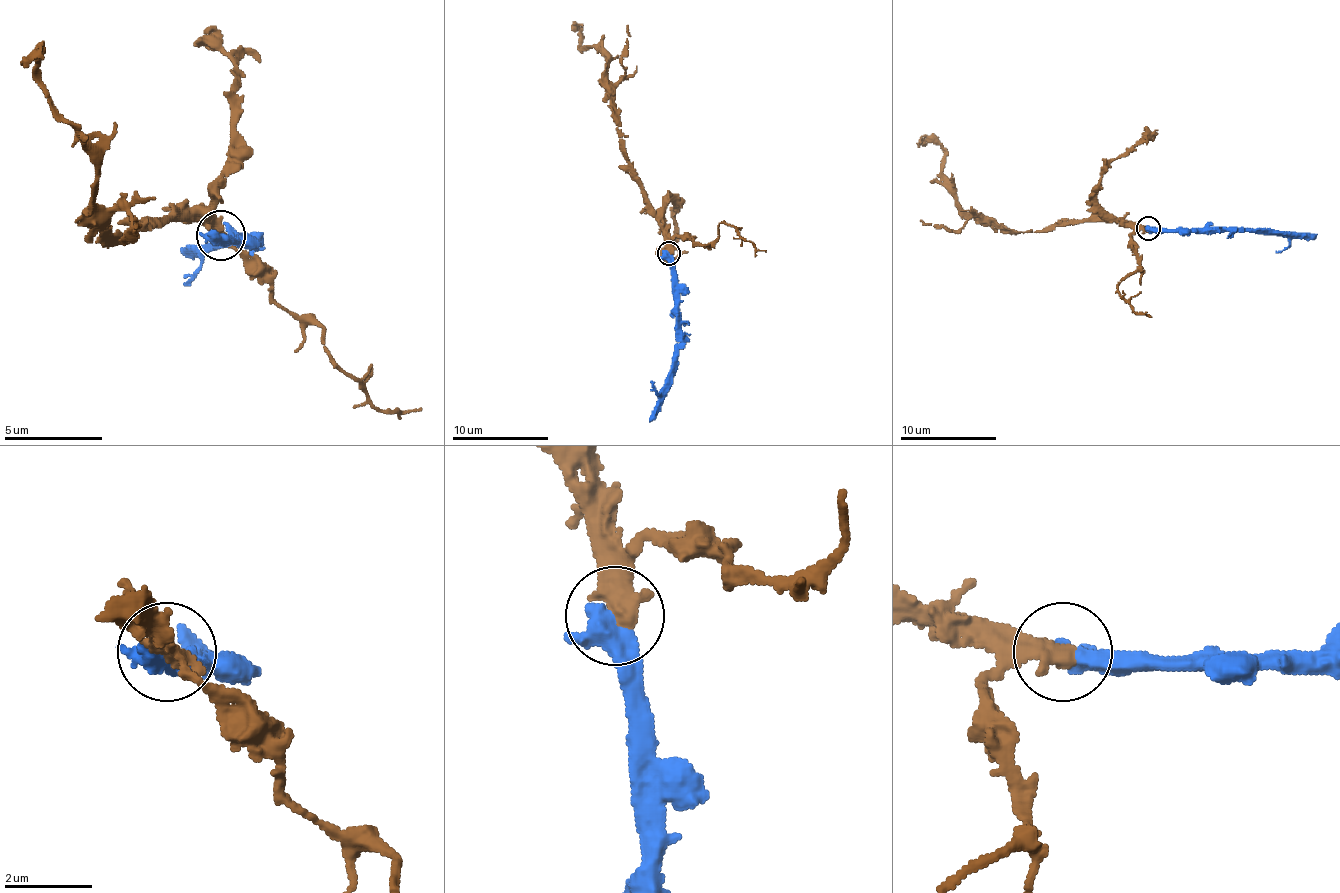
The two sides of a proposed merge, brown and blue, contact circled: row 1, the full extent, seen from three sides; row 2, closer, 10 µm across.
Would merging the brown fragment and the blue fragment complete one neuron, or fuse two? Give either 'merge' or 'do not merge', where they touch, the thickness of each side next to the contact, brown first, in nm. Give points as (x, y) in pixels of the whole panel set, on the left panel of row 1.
merge; place (221, 235); calibres 550 and 600 nm

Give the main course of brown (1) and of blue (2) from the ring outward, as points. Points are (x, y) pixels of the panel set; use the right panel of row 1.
1: (1148, 227), (1100, 220), (1007, 230), (961, 208), (942, 172), (945, 151), (930, 141), (916, 144)
2: (1148, 227), (1263, 230), (1316, 237)

